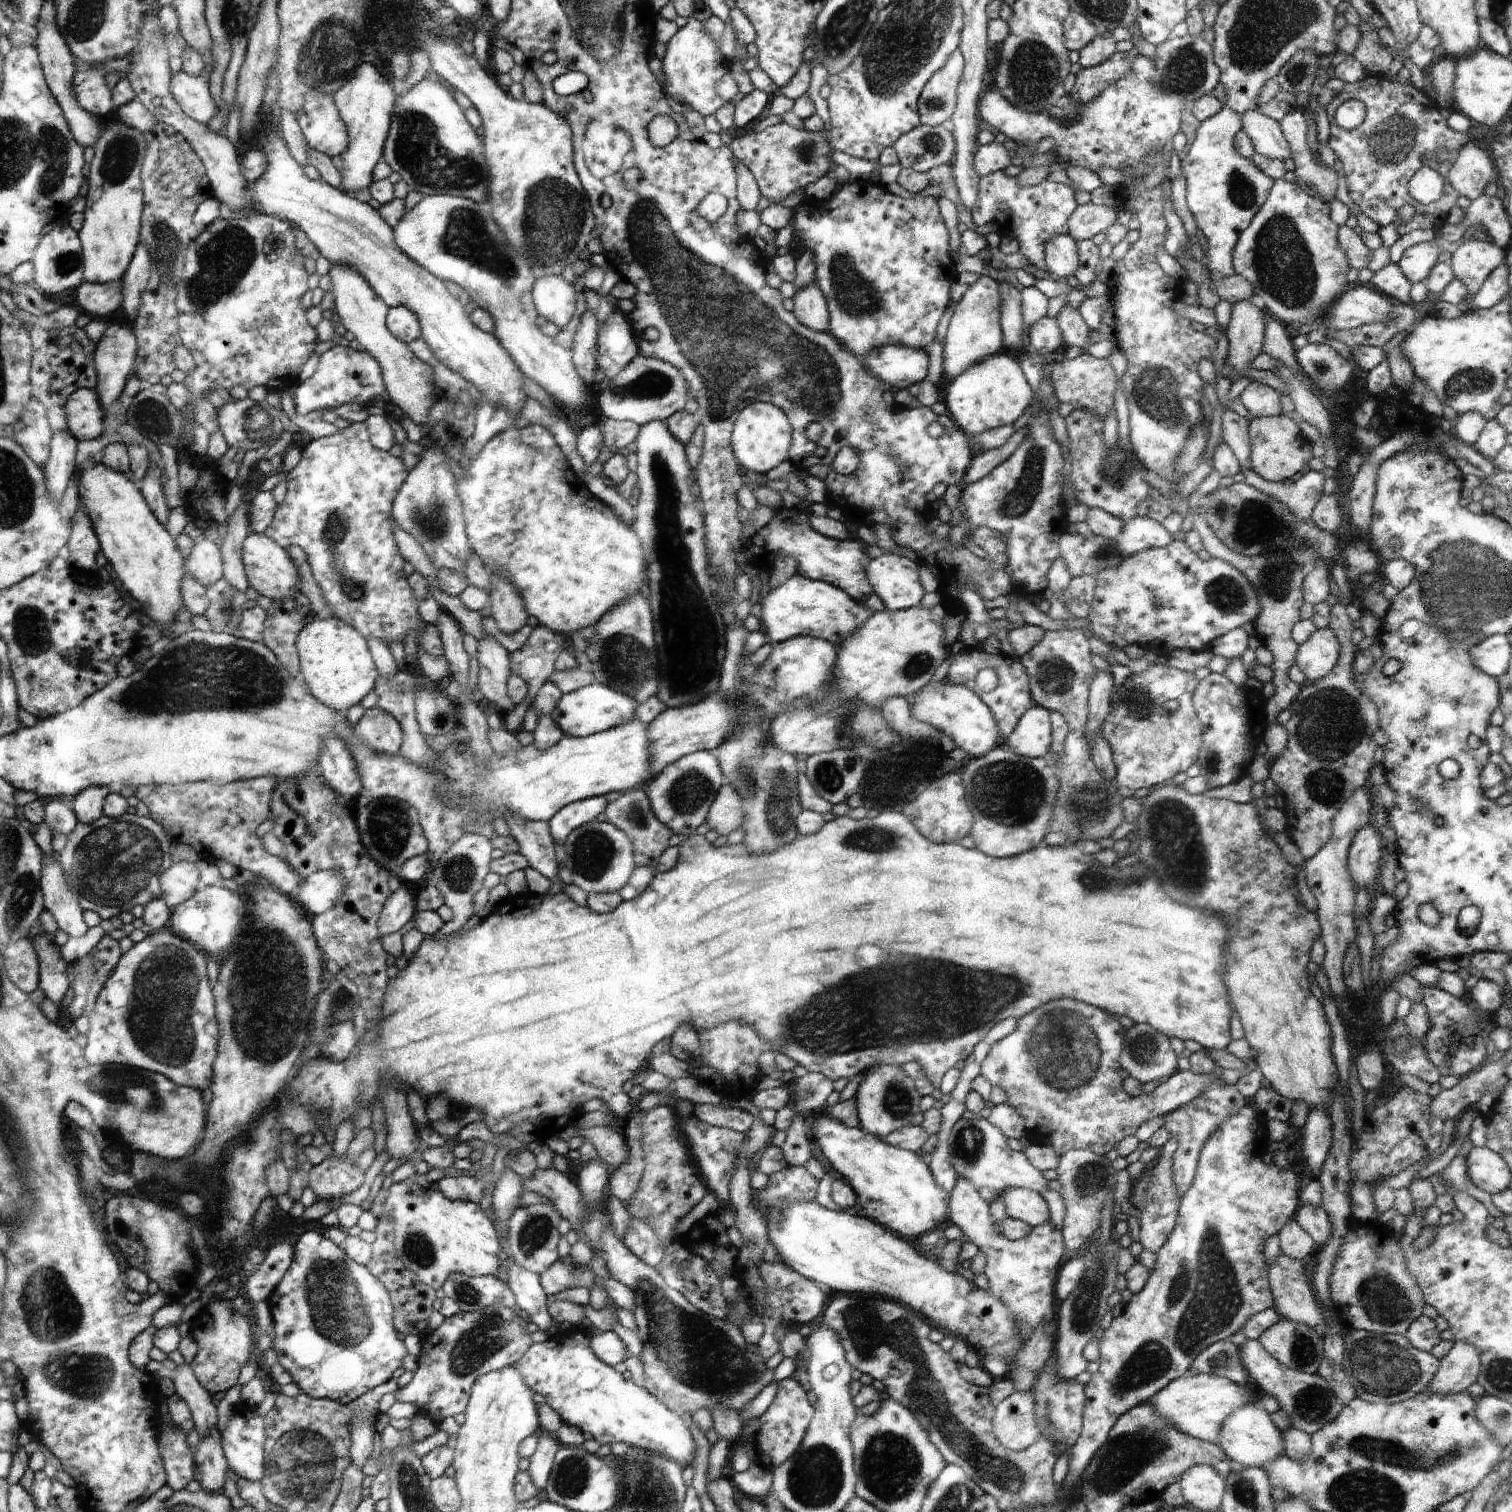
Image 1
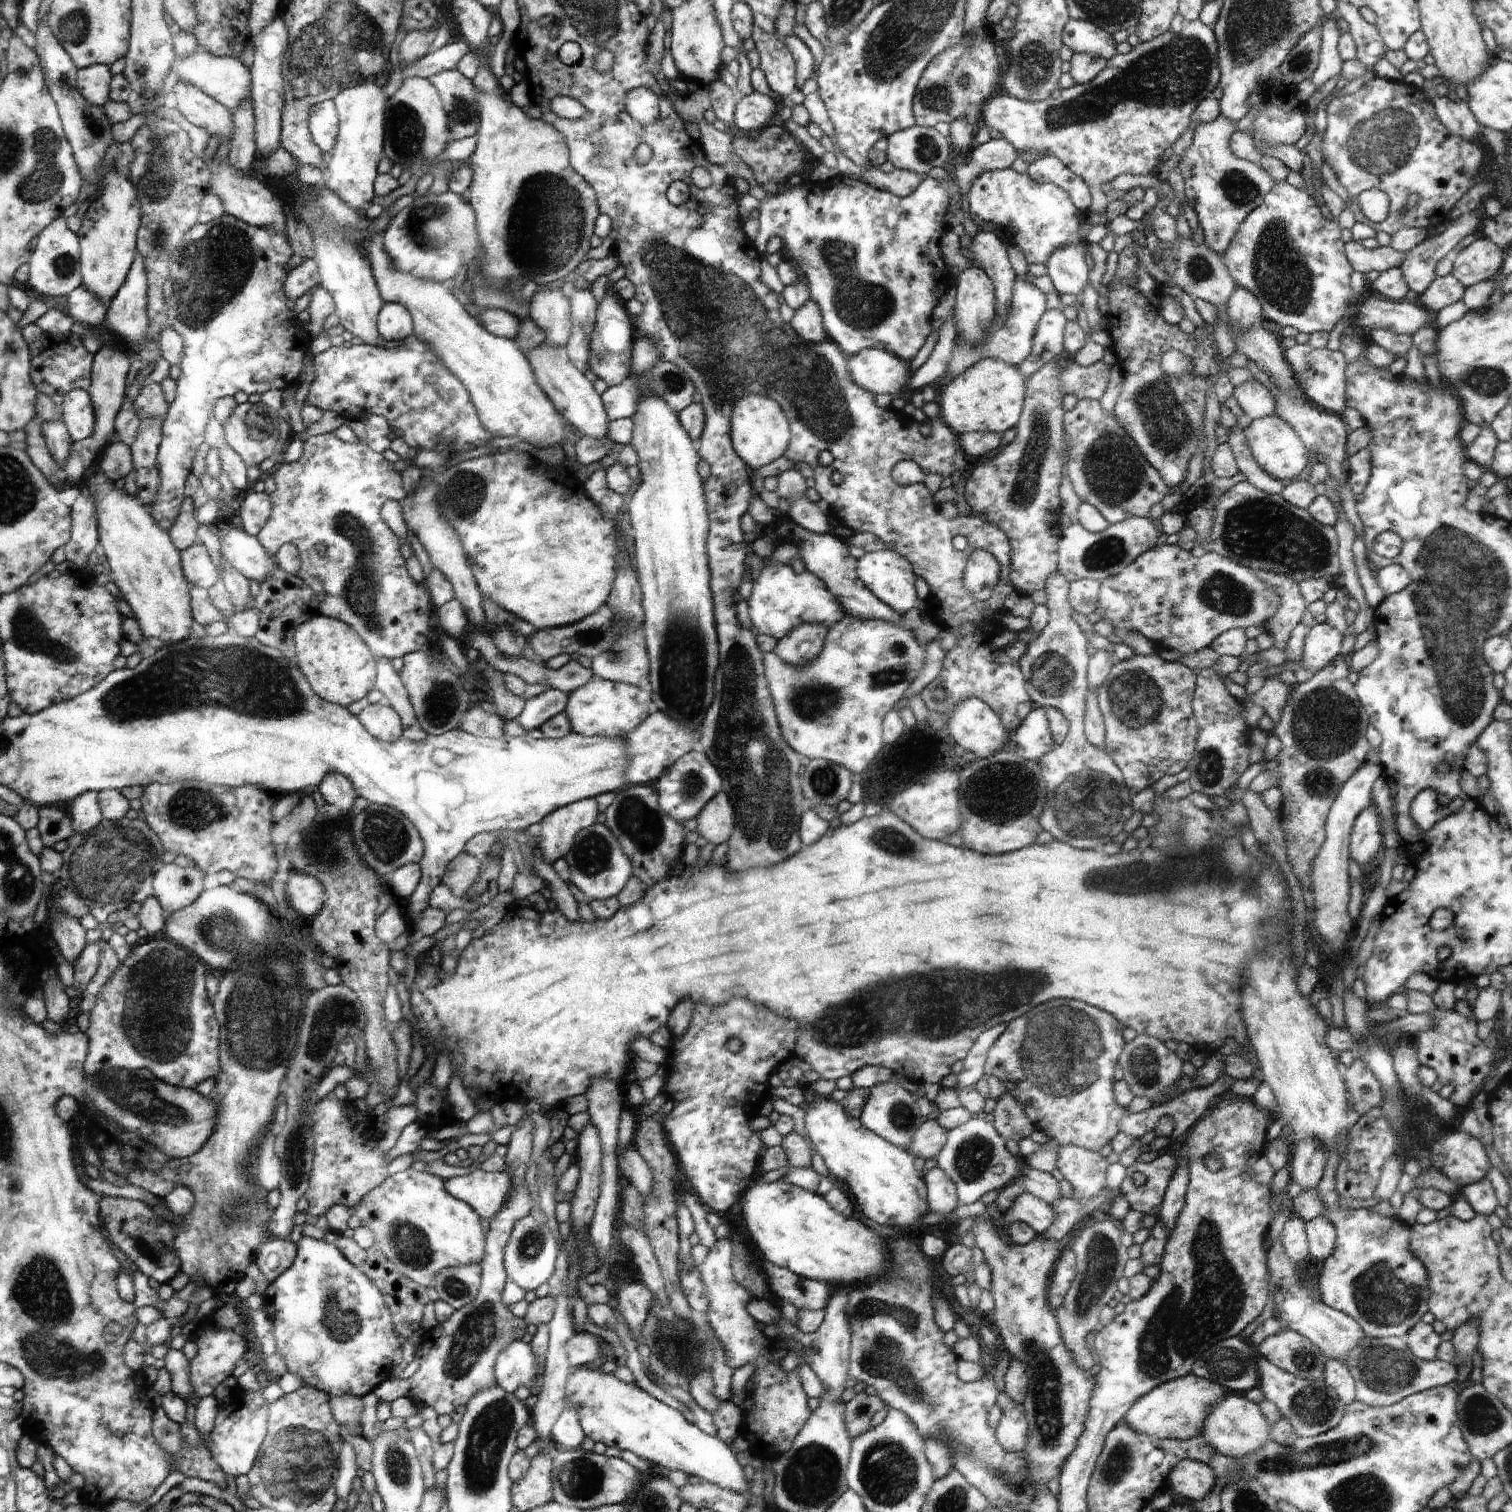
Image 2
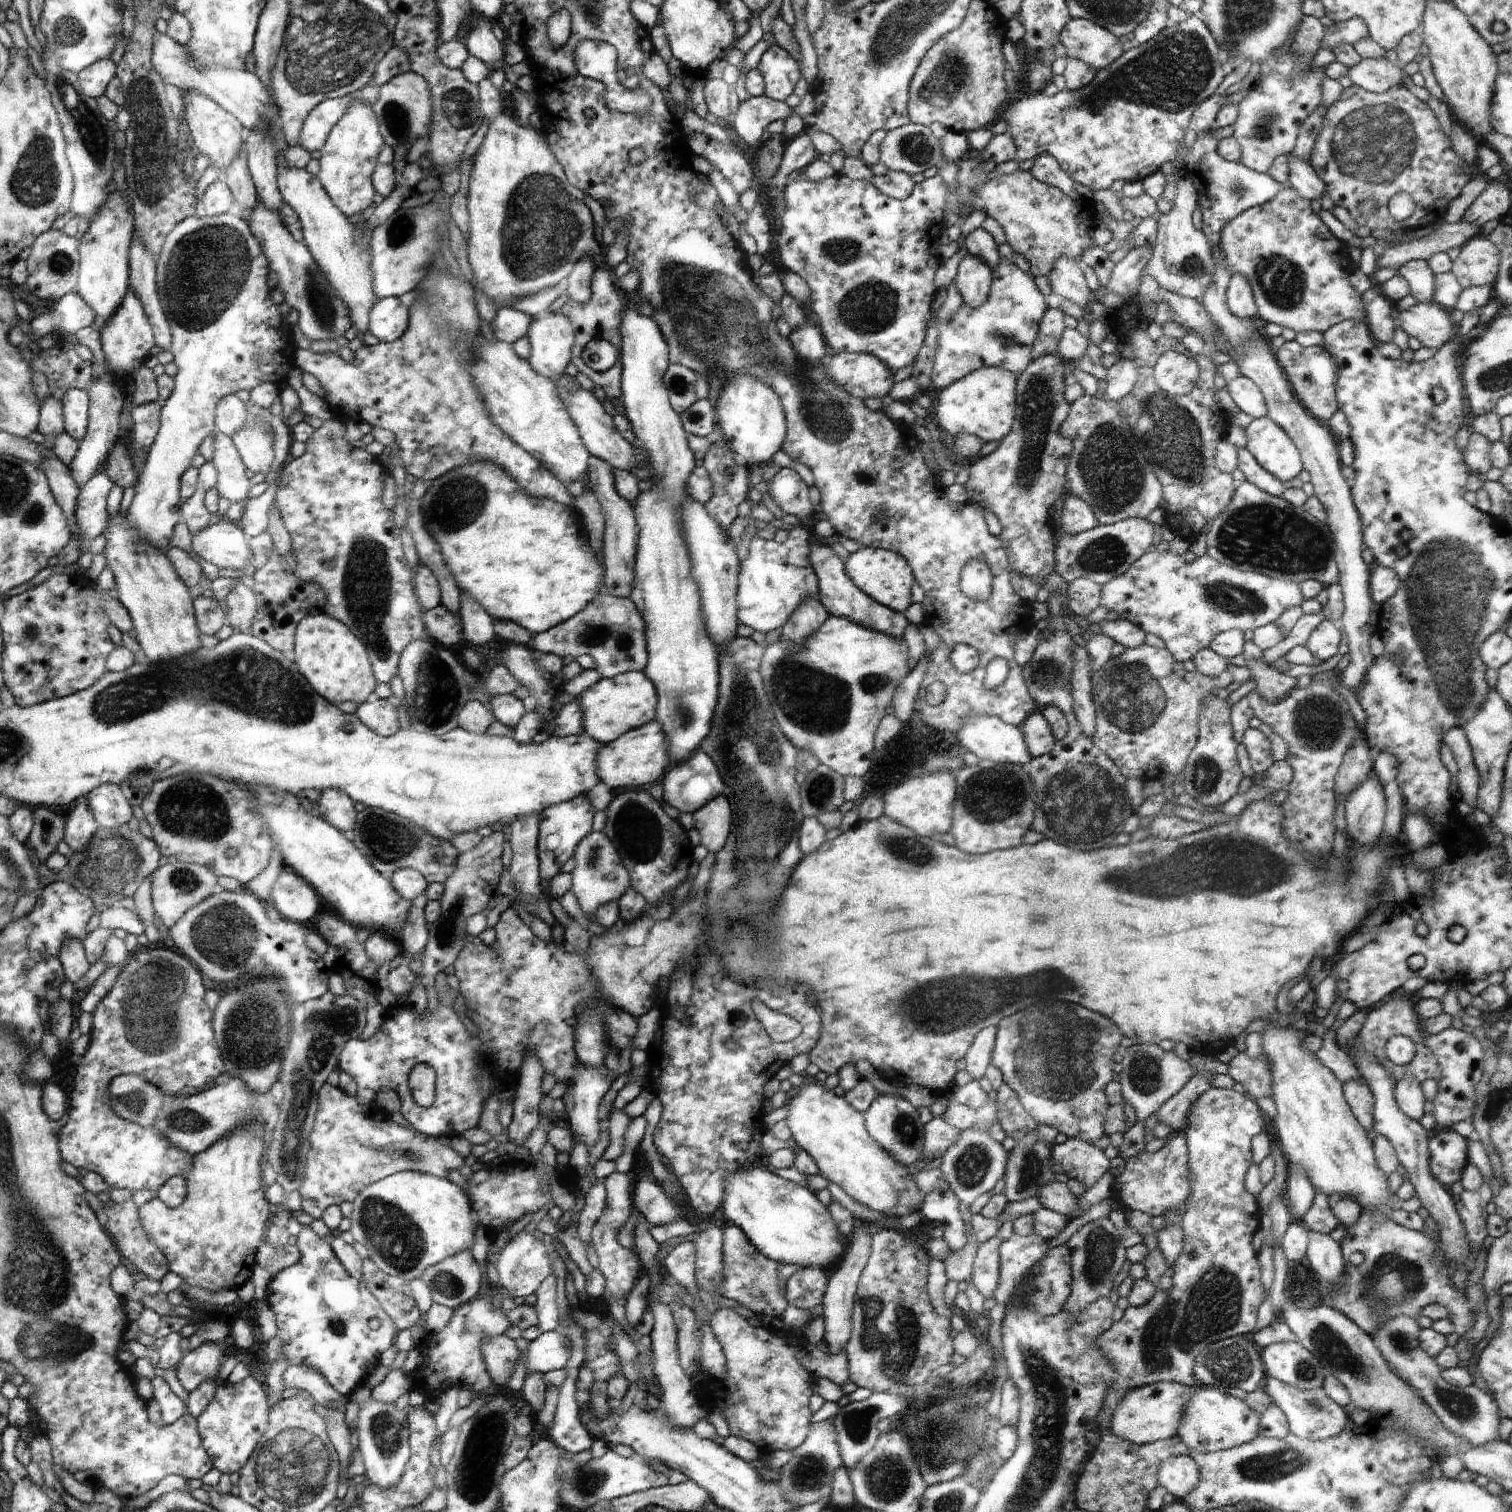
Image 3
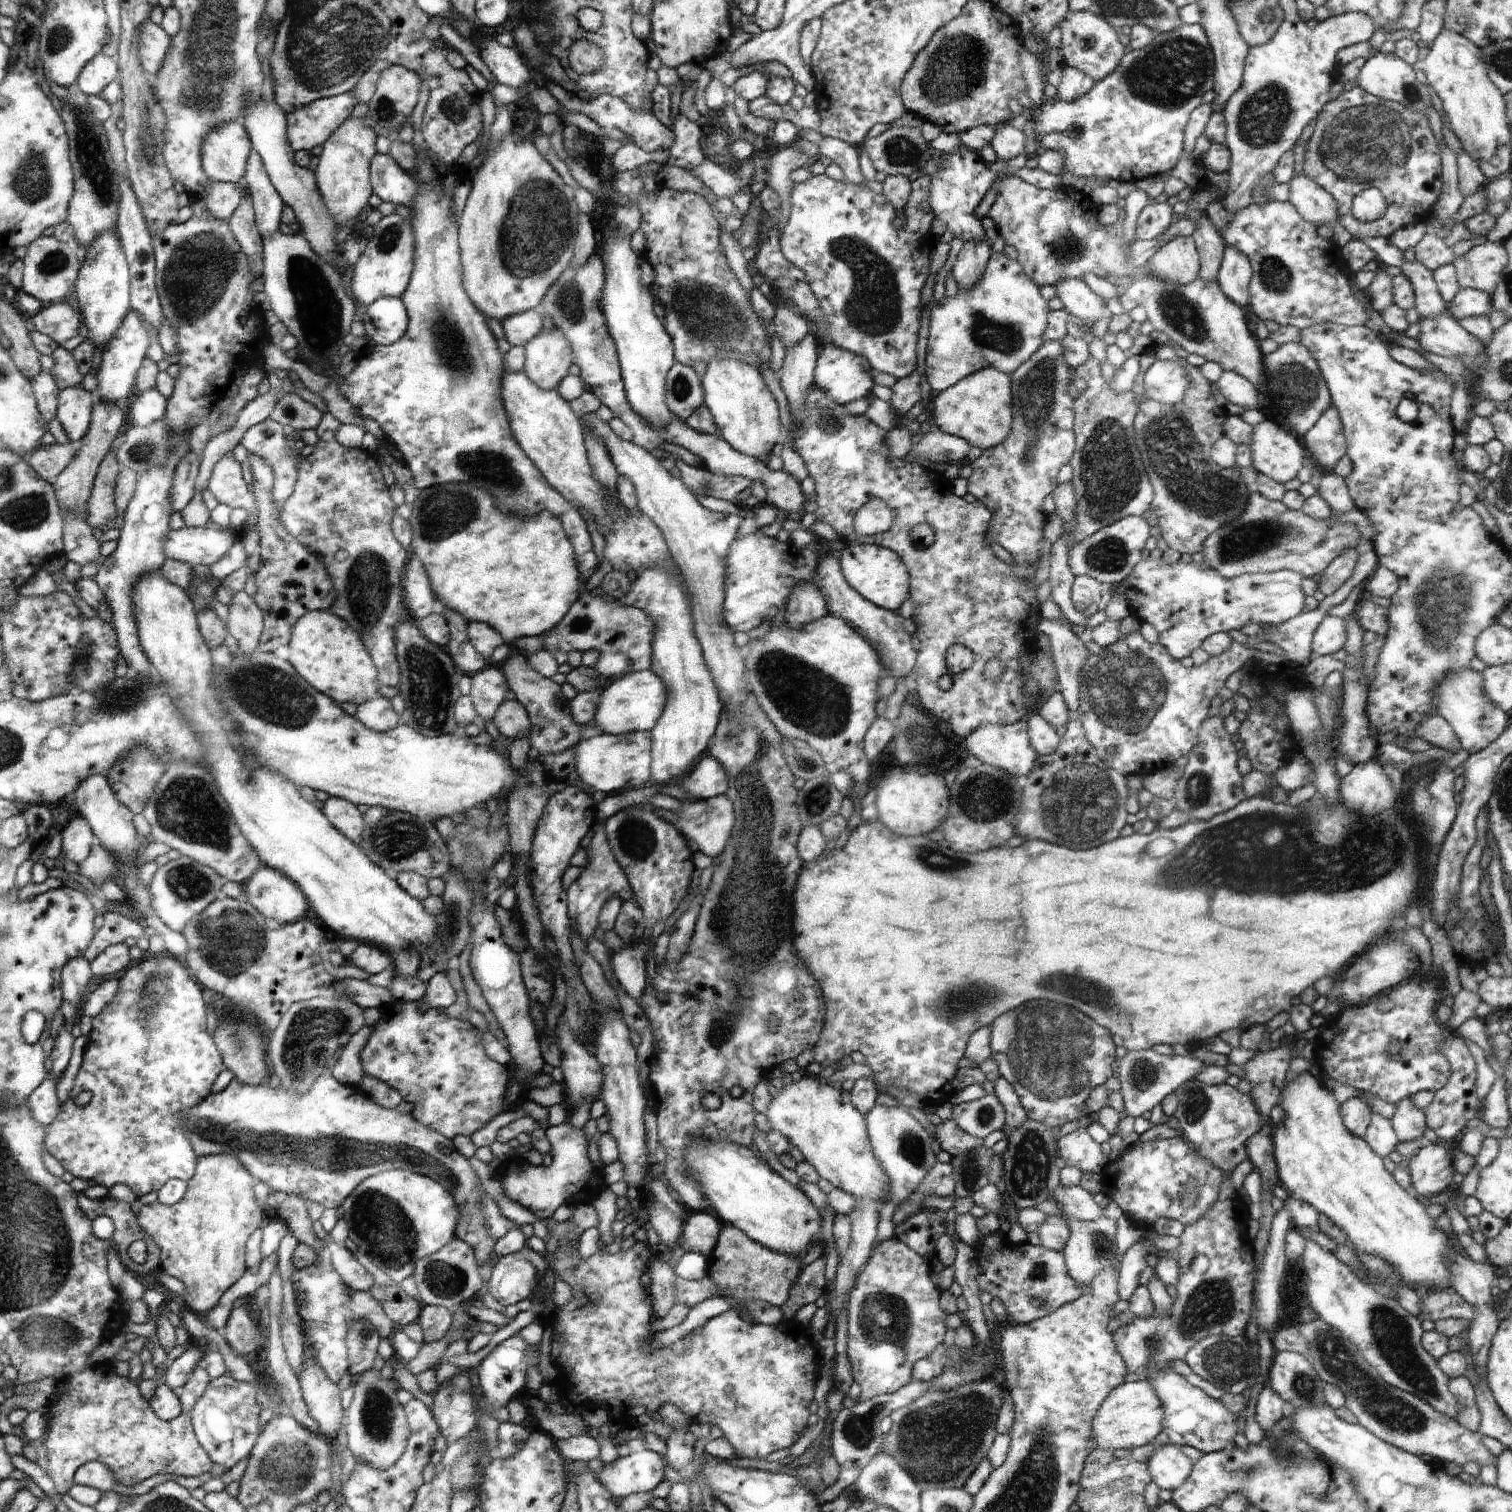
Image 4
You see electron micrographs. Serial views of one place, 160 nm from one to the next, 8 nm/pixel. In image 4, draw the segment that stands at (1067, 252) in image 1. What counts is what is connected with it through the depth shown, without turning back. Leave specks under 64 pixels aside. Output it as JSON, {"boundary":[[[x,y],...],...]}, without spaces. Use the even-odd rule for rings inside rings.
{"boundary":[[[1063,278],[1056,284],[1056,296],[1064,304],[1064,309],[1080,323],[1096,322],[1111,315],[1106,301],[1094,293],[1086,282],[1077,278]]]}

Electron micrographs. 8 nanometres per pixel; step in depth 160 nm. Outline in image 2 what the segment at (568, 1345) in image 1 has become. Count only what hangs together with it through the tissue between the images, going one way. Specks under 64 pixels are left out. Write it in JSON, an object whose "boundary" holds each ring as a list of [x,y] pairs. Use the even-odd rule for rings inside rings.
{"boundary":[[[516,1340],[508,1344],[500,1354],[497,1362],[494,1362],[497,1385],[504,1390],[513,1393],[518,1387],[526,1386],[531,1395],[540,1392],[541,1378],[536,1380],[538,1374],[538,1362],[529,1344]],[[585,1365],[569,1368],[568,1380],[565,1386],[565,1406],[570,1406],[578,1418],[584,1435],[594,1443],[602,1443],[606,1447],[618,1448],[633,1452],[638,1458],[646,1459],[654,1465],[660,1465],[670,1471],[684,1472],[686,1476],[701,1478],[702,1481],[714,1483],[720,1488],[726,1488],[738,1494],[747,1494],[751,1485],[746,1480],[743,1466],[736,1459],[735,1454],[720,1438],[708,1436],[698,1429],[678,1410],[666,1406],[664,1402],[652,1398],[636,1384],[624,1384],[611,1374],[604,1374],[601,1368],[586,1368]]]}

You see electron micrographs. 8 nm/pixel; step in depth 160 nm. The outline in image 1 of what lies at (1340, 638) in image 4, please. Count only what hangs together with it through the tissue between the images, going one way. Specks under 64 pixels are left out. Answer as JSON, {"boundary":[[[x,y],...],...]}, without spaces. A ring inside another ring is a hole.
{"boundary":[[[1318,628],[1306,642],[1299,646],[1296,654],[1296,665],[1304,674],[1308,682],[1316,681],[1326,674],[1330,674],[1330,670],[1336,666],[1340,654],[1339,641],[1336,639],[1334,632],[1329,628]]]}

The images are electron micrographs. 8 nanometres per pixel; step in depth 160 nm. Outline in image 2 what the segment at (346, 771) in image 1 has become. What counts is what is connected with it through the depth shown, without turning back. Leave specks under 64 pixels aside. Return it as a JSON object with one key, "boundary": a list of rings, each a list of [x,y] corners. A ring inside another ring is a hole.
{"boundary":[[[338,773],[326,774],[325,779],[321,782],[321,785],[316,787],[314,793],[319,802],[326,802],[328,806],[338,806],[344,812],[353,813],[357,796],[346,776]]]}

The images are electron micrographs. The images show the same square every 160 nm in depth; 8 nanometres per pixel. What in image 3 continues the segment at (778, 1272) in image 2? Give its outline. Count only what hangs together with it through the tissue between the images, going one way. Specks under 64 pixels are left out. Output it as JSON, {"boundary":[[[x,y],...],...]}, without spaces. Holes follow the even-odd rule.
{"boundary":[[[795,1268],[789,1270],[786,1282],[788,1306],[802,1310],[812,1309],[823,1303],[829,1275],[822,1268]]]}

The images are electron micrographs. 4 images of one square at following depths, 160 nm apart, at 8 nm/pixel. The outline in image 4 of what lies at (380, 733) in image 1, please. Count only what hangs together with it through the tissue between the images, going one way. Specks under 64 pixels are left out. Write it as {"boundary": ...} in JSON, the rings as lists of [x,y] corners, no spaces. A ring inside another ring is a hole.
{"boundary":[[[376,695],[357,706],[355,717],[370,730],[388,732],[398,726],[398,716],[390,706],[390,699]]]}

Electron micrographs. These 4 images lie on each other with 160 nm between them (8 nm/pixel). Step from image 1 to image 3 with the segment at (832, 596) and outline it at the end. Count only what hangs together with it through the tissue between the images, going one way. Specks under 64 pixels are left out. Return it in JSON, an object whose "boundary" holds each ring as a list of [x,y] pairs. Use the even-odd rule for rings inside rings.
{"boundary":[[[798,524],[788,532],[786,542],[778,544],[774,540],[762,540],[758,536],[752,538],[748,556],[742,561],[738,574],[738,618],[741,624],[764,634],[784,627],[790,614],[798,608],[798,604],[808,596],[818,597],[818,580],[811,564],[811,531],[809,526]]]}

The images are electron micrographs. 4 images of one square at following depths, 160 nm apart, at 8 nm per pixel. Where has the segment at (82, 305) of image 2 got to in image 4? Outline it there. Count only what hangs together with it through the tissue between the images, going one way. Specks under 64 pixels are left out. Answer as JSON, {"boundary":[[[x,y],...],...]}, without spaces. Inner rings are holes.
{"boundary":[[[68,301],[41,309],[31,321],[34,322],[38,332],[50,336],[59,346],[66,340],[74,338],[82,326],[78,310],[74,310],[74,306],[70,306]]]}

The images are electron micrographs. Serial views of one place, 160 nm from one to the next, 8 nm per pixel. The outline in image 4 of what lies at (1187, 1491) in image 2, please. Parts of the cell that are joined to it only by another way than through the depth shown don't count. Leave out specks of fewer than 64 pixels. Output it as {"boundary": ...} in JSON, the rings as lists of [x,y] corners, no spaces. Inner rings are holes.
{"boundary":[[[1179,1445],[1158,1447],[1148,1459],[1149,1473],[1161,1489],[1176,1490],[1190,1476],[1193,1462]]]}

